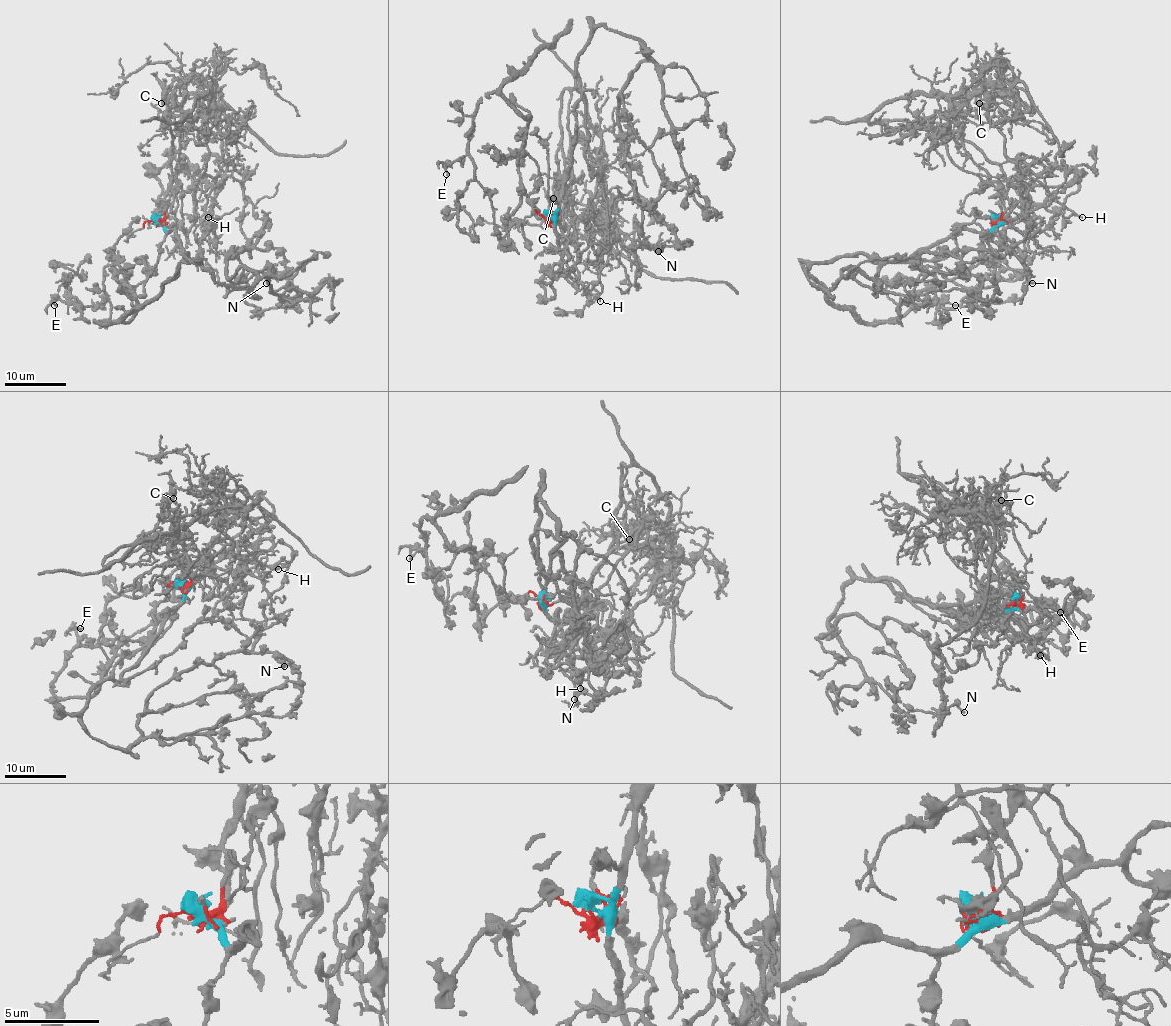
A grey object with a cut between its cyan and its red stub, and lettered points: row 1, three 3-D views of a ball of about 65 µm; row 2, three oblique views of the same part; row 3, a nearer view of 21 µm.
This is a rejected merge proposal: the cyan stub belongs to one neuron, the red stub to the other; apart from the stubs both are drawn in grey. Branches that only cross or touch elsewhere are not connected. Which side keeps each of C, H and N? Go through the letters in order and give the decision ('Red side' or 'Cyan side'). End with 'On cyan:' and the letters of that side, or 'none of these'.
C: Red side
H: Red side
N: Cyan side
On cyan: N

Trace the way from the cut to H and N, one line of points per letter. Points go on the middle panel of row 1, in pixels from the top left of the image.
H: (547, 216), (564, 224), (561, 93), (576, 89), (601, 138), (613, 223), (593, 286), (599, 301)
N: (547, 215), (576, 56), (604, 25), (647, 61), (619, 136), (636, 199), (676, 235), (658, 252)

